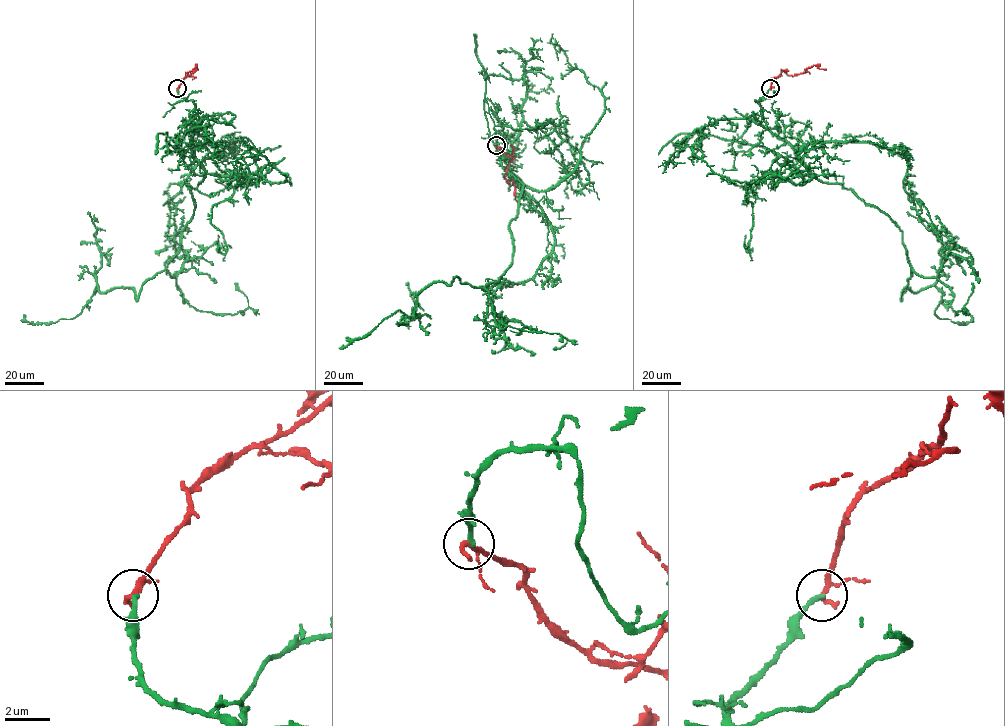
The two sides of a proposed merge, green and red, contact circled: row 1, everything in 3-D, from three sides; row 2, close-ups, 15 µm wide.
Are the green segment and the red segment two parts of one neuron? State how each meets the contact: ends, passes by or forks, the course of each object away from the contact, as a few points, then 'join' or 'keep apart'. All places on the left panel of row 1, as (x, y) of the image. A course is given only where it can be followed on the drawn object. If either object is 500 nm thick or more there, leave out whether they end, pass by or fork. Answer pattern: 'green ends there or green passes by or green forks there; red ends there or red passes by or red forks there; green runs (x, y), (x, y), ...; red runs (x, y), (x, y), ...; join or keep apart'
green ends there; red passes by; green runs (178, 88), (193, 101), (204, 174), (179, 251), (137, 300), (132, 288), (97, 285), (72, 318), (24, 314); red runs (178, 88), (182, 80), (195, 70), (189, 76), (188, 71), (196, 65), (198, 69); join

